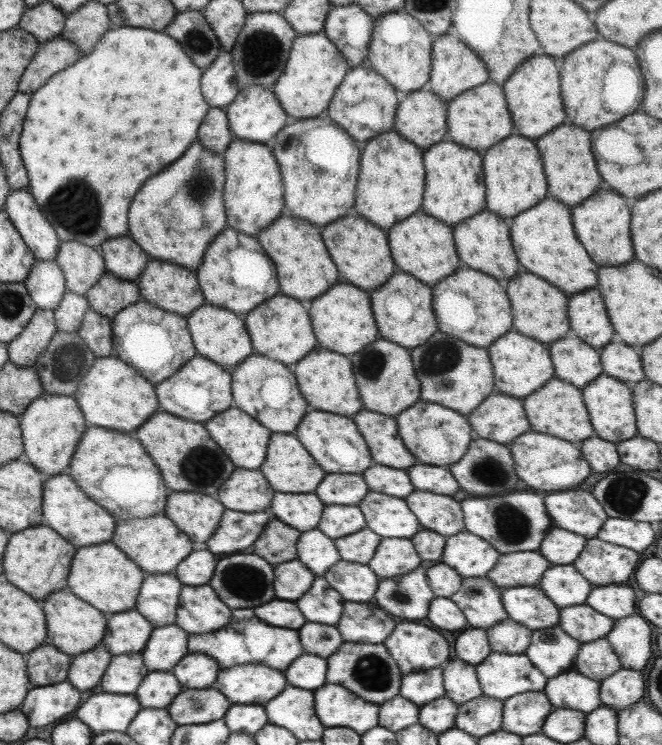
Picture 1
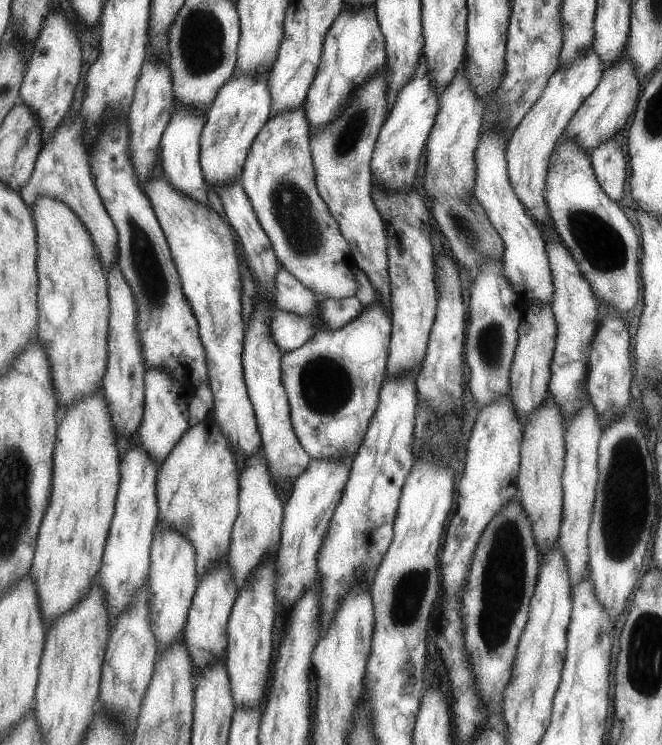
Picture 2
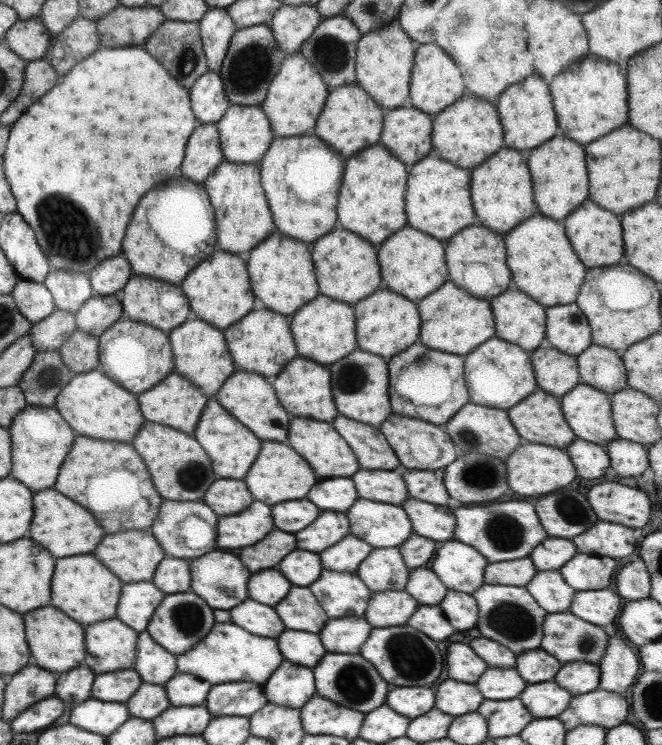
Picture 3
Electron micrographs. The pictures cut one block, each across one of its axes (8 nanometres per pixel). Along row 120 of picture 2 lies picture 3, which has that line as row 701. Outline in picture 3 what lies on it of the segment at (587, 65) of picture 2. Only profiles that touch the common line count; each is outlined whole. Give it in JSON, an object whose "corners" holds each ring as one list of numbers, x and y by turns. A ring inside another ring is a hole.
{"corners":[[553,681,525,685,519,701,533,719,556,718,567,708,572,695]]}

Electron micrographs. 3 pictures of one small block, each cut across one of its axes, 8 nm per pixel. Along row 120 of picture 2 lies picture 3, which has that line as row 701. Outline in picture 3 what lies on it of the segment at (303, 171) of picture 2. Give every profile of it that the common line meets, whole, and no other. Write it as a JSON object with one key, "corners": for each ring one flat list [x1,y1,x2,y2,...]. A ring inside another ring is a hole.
{"corners":[[281,661,261,685,267,703,300,709,316,694,311,668]]}

